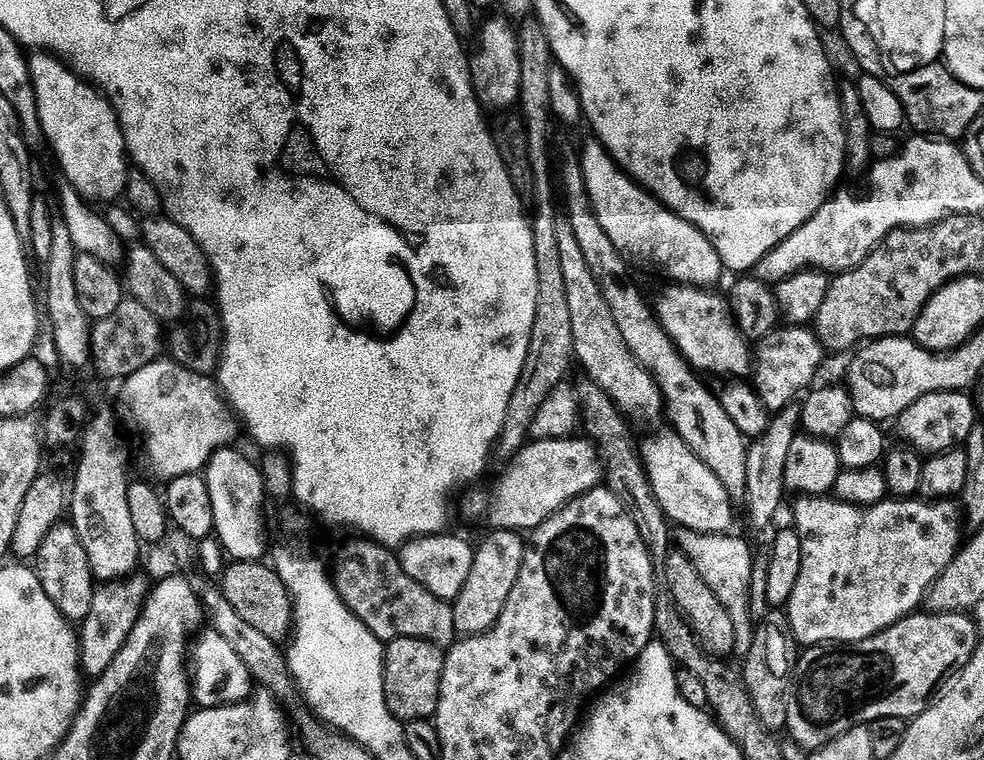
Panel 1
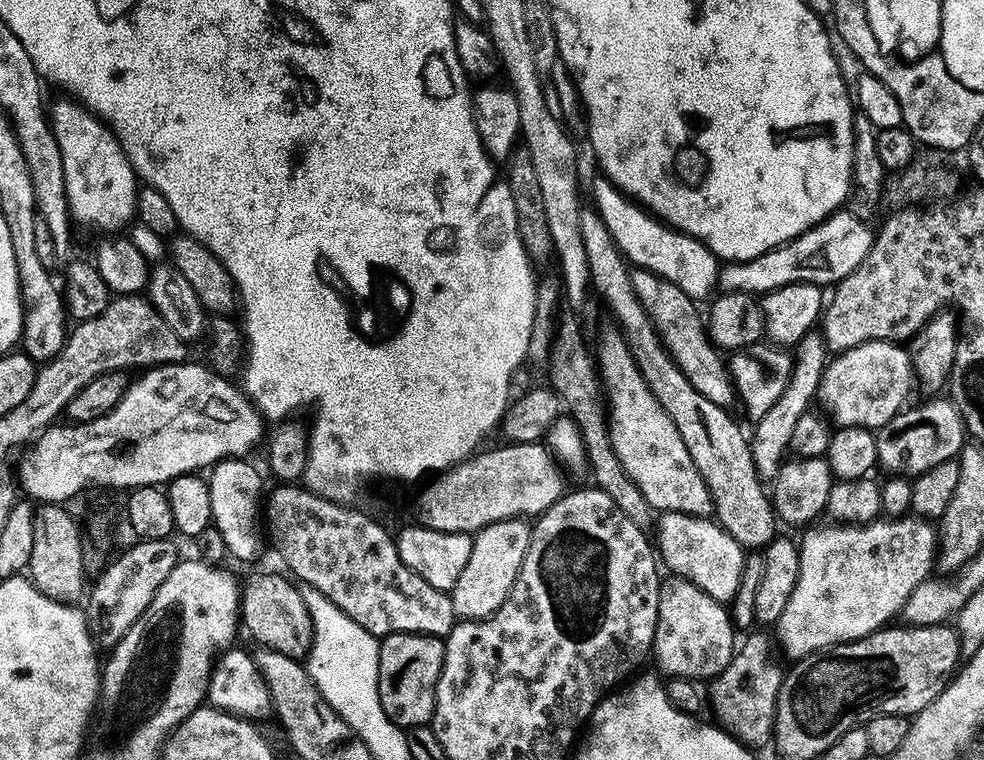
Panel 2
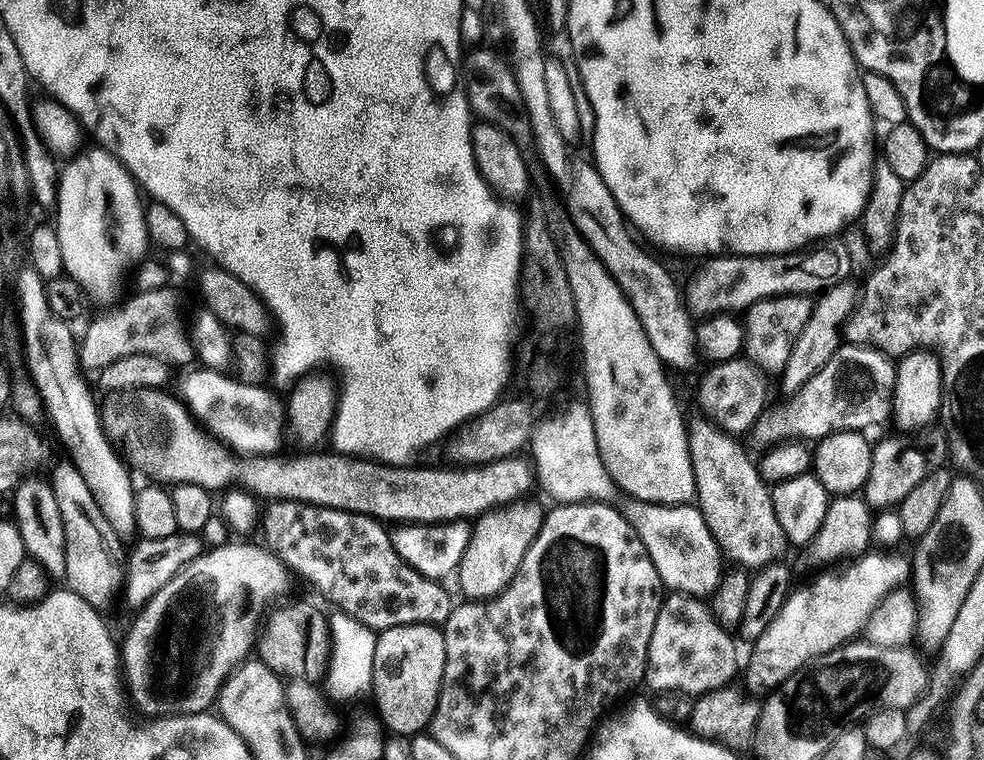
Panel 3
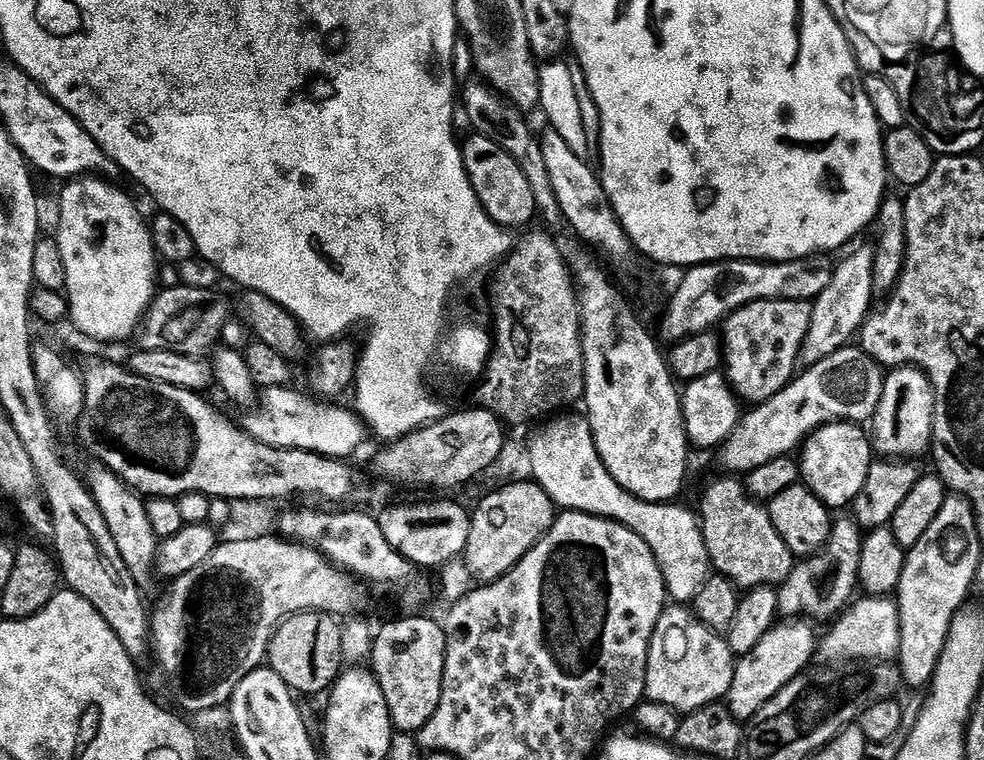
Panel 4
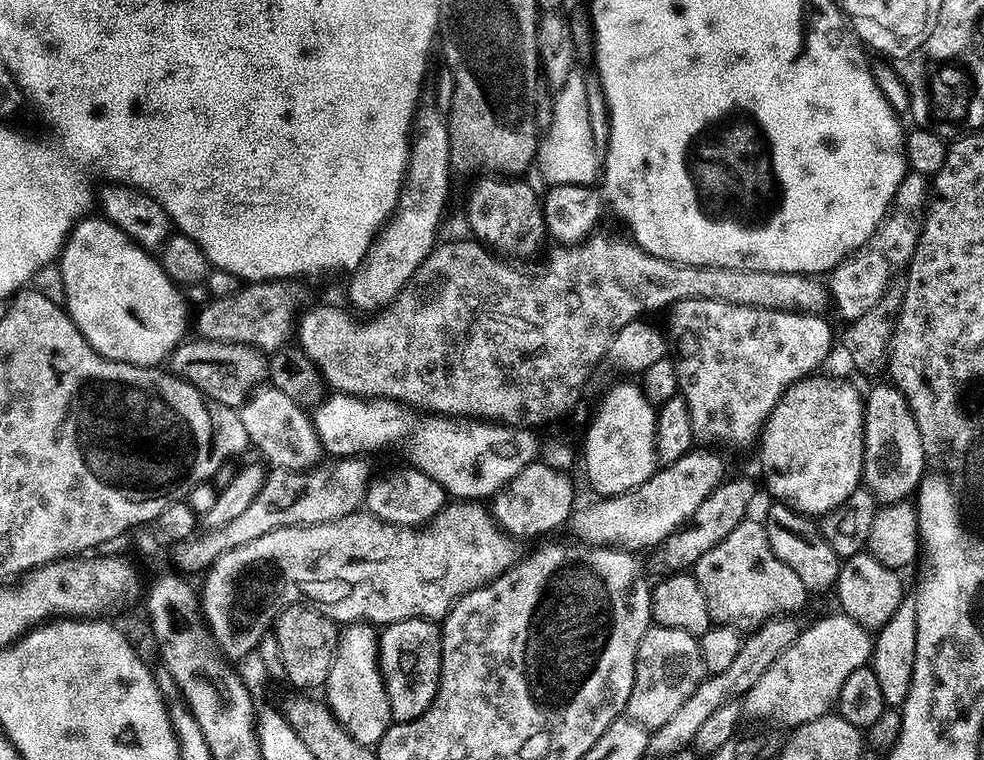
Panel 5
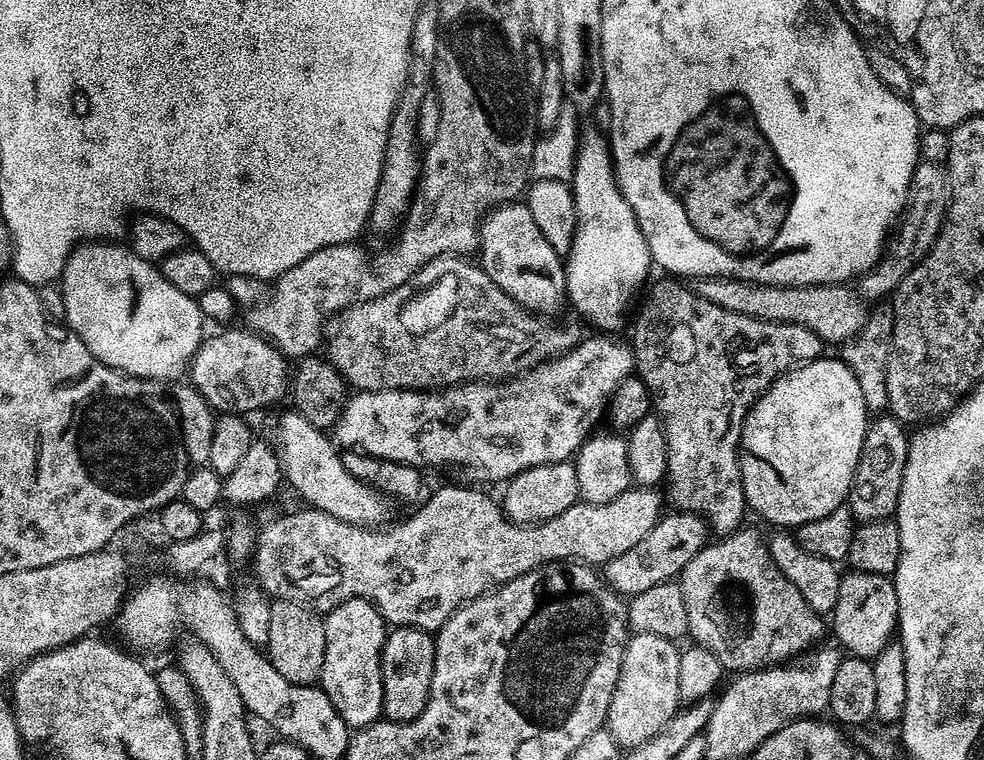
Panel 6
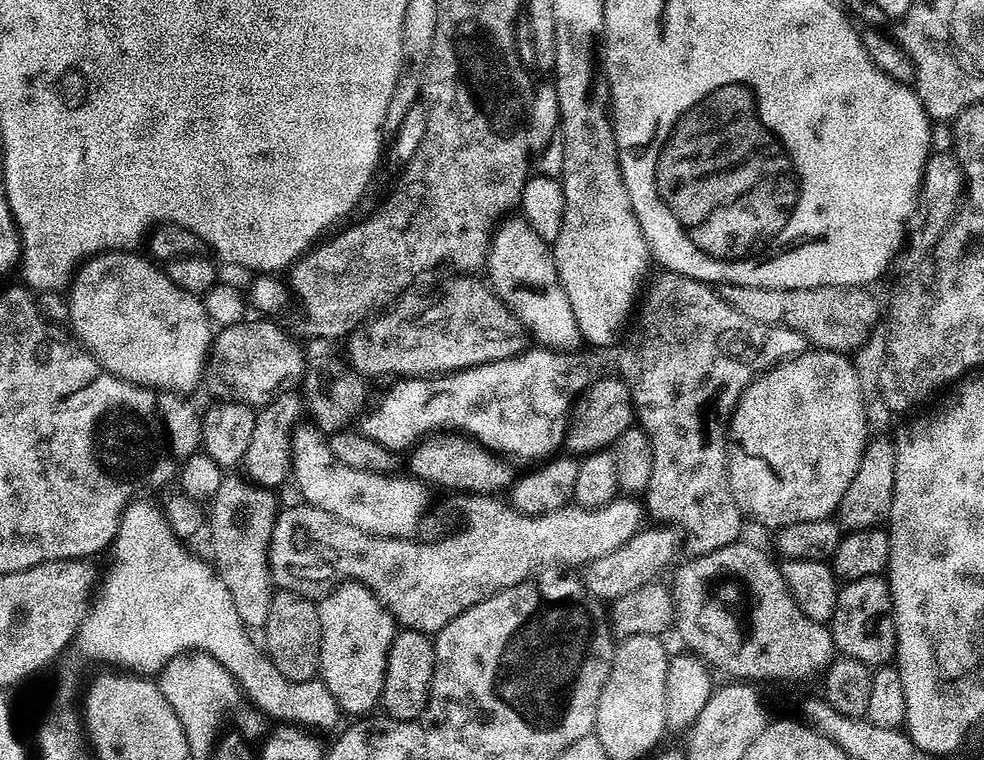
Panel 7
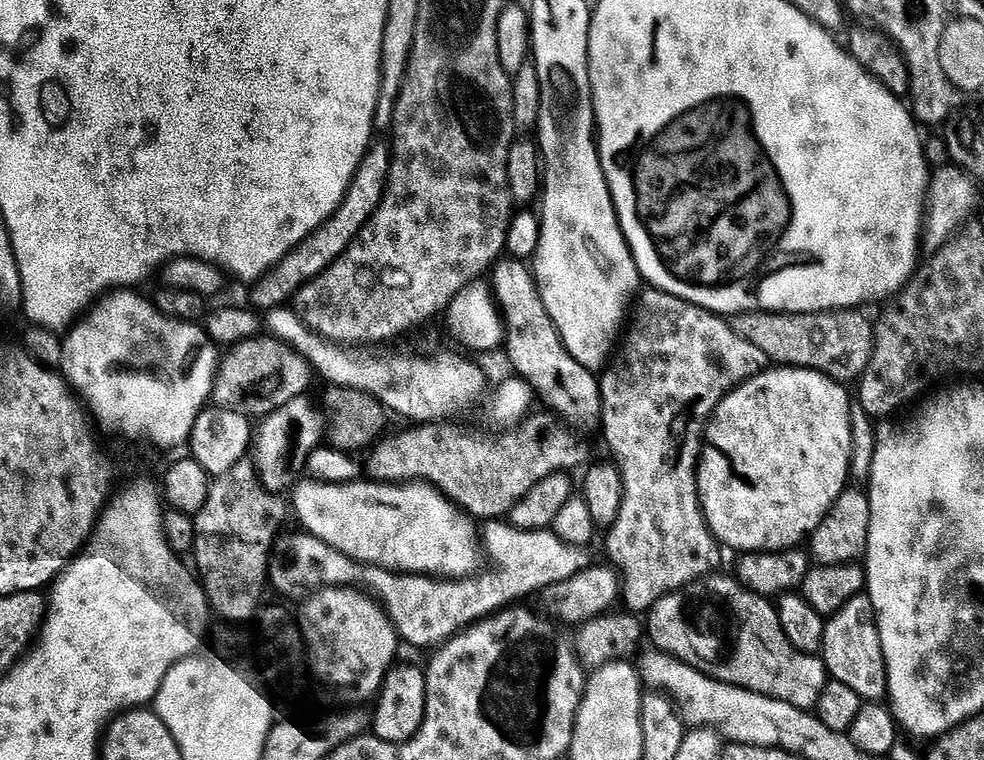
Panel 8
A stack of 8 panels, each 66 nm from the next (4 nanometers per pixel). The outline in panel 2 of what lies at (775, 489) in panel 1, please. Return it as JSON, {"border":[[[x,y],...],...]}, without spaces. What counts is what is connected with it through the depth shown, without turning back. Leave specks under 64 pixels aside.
{"border":[[[816,330],[809,332],[795,349],[792,376],[789,378],[788,388],[782,394],[782,398],[775,403],[774,408],[755,425],[756,437],[753,435],[750,440],[754,454],[754,466],[762,481],[773,482],[779,478],[780,468],[786,463],[786,457],[790,452],[795,427],[801,421],[802,416],[810,412],[813,407],[811,406],[812,400],[814,404],[820,393],[820,383],[824,377],[829,356],[830,353],[824,346],[823,335]]]}

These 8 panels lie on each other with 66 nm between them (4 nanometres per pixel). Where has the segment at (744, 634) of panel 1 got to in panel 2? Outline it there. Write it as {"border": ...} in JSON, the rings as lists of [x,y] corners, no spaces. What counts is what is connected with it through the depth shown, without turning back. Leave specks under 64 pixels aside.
{"border":[[[677,512],[663,513],[656,524],[656,546],[661,561],[673,575],[686,578],[719,604],[731,605],[741,588],[746,550],[717,521]]]}

